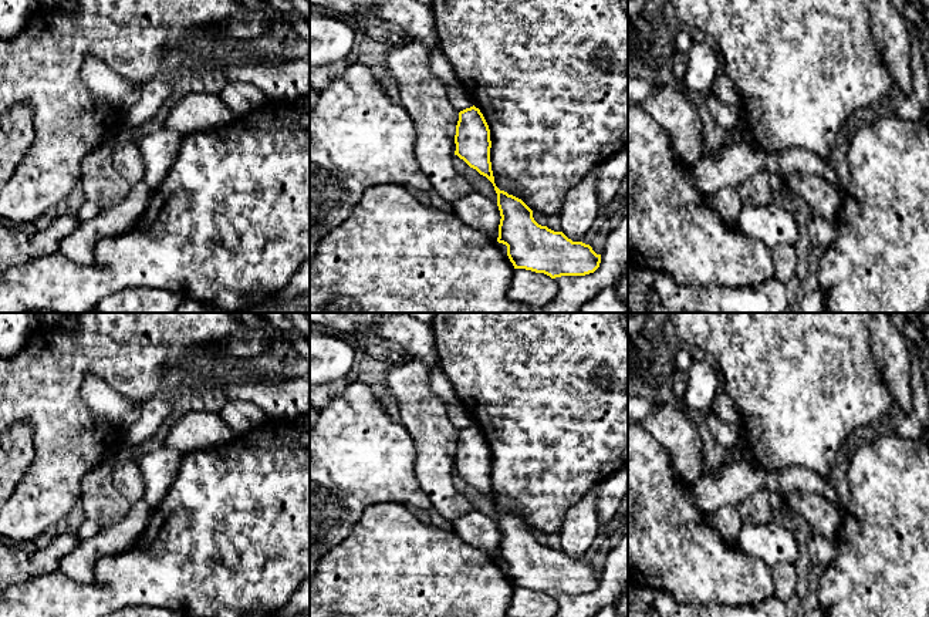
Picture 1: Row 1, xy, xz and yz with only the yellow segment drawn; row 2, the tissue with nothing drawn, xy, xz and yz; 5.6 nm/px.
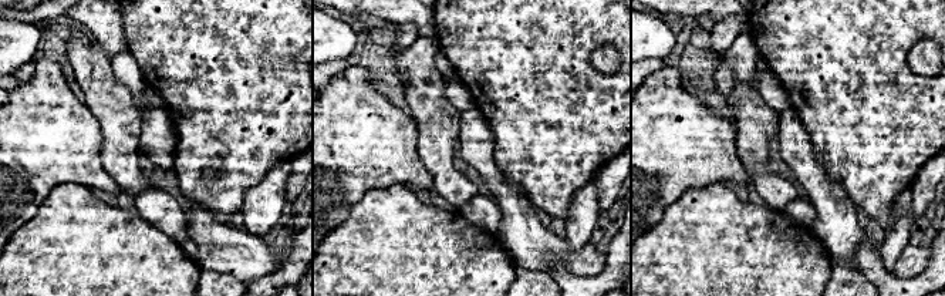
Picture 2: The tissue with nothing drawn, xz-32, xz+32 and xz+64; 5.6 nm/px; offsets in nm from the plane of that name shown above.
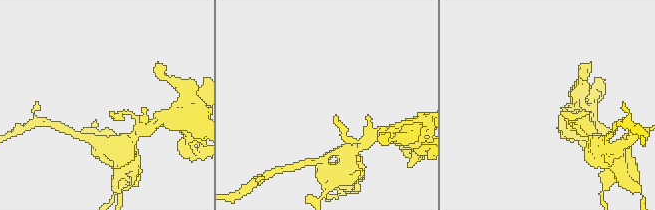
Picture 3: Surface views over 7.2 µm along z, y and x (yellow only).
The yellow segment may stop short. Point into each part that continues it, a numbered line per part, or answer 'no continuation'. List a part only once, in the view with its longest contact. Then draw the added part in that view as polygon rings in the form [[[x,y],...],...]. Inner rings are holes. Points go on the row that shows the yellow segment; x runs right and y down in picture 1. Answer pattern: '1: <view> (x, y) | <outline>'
no continuation

